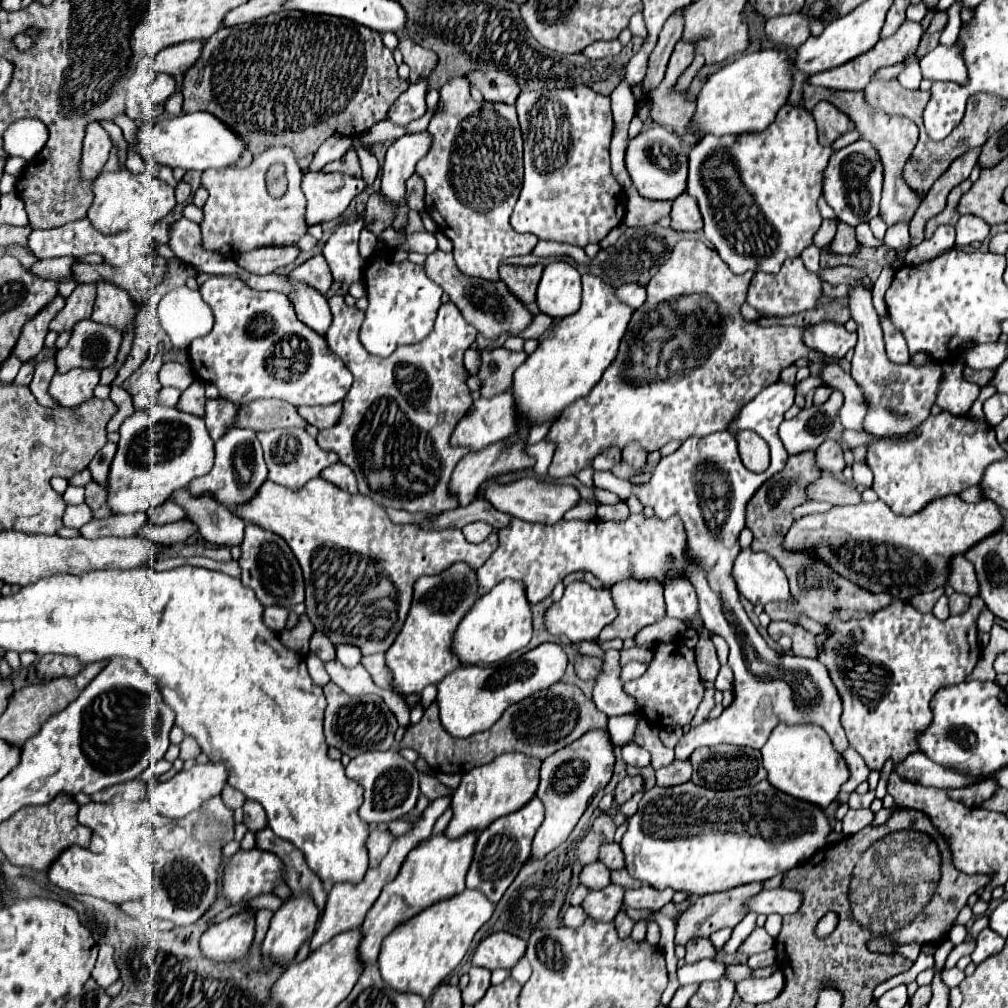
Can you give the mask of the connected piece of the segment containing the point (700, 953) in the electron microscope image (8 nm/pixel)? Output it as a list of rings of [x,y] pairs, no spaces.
[[[693,938],[693,940],[687,942],[685,962],[687,964],[693,964],[693,962],[699,962],[703,958],[715,958],[715,954],[717,954],[717,950],[709,942],[709,938]]]

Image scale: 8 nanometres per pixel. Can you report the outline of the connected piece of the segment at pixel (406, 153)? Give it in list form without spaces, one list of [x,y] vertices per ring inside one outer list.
[[[417,132],[401,136],[387,150],[379,194],[395,210],[395,220],[391,226],[397,231],[402,231],[407,226],[409,214],[405,180],[415,172],[415,164],[419,162],[421,156],[427,154],[429,146],[431,146],[429,134]]]

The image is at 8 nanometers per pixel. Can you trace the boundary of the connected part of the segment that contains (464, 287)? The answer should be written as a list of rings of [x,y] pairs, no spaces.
[[[435,250],[433,254],[429,254],[427,264],[425,264],[425,272],[429,274],[429,278],[433,282],[437,282],[449,294],[451,302],[459,308],[463,318],[489,340],[499,338],[505,332],[521,332],[533,320],[529,310],[507,290],[507,286],[501,280],[499,282],[487,282],[483,278],[471,278],[471,276],[463,274],[457,268],[451,252]]]

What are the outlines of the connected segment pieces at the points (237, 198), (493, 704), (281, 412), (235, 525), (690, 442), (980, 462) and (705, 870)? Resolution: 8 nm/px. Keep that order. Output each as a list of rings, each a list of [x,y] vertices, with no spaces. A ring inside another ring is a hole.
[[[269,148],[255,156],[247,168],[205,170],[201,186],[209,192],[209,200],[203,208],[205,220],[201,224],[205,250],[237,258],[243,252],[263,246],[287,246],[307,232],[303,220],[305,196],[301,190],[301,170],[289,148]],[[275,162],[285,164],[285,178],[289,180],[289,190],[283,198],[269,196],[265,186],[265,172]]]
[[[551,642],[541,644],[519,658],[495,662],[493,666],[459,666],[451,674],[447,674],[447,678],[437,682],[435,702],[439,706],[441,726],[453,738],[469,738],[471,734],[483,732],[501,718],[507,706],[559,682],[565,672],[565,666],[565,652]]]
[[[255,400],[237,408],[237,418],[231,428],[249,428],[253,432],[267,432],[275,428],[299,426],[305,428],[305,420],[297,414],[295,406],[283,400]]]
[[[187,488],[175,491],[170,498],[175,500],[186,512],[186,518],[195,523],[198,527],[198,532],[209,542],[215,546],[239,546],[243,542],[243,528],[245,522],[235,516],[229,508],[225,508],[223,504],[217,504],[215,498],[207,498],[205,494],[200,497],[193,497],[189,494]]]
[[[775,382],[773,386],[765,388],[755,400],[743,406],[739,418],[733,420],[733,428],[755,430],[769,444],[771,466],[763,474],[749,472],[745,466],[741,466],[739,454],[737,454],[737,442],[731,430],[715,432],[709,436],[687,438],[675,454],[661,458],[661,462],[653,472],[651,482],[645,486],[631,486],[627,480],[619,480],[611,472],[593,474],[595,488],[609,490],[617,494],[621,500],[627,500],[631,492],[635,492],[645,506],[651,506],[655,510],[659,518],[669,518],[671,514],[681,516],[687,532],[689,554],[697,562],[697,568],[695,564],[693,568],[689,568],[691,572],[689,580],[697,590],[703,622],[709,632],[723,636],[725,642],[729,644],[729,666],[735,674],[735,680],[733,680],[735,698],[719,718],[705,720],[701,726],[691,728],[687,734],[683,734],[683,738],[675,746],[675,756],[679,760],[689,760],[695,748],[717,746],[717,744],[735,744],[735,746],[749,746],[749,748],[761,750],[769,738],[769,732],[779,722],[787,722],[787,724],[811,722],[821,726],[829,734],[834,749],[840,754],[849,746],[840,722],[843,712],[842,701],[825,666],[819,660],[789,656],[789,668],[785,668],[781,654],[777,654],[767,646],[767,642],[761,638],[761,634],[749,620],[747,612],[739,602],[739,594],[731,578],[733,560],[741,550],[739,534],[745,528],[745,506],[767,478],[783,470],[789,458],[789,454],[785,452],[777,436],[777,426],[783,422],[783,414],[793,406],[793,398],[795,398],[795,386],[785,382]],[[707,462],[715,466],[727,478],[727,484],[729,484],[729,492],[723,498],[713,500],[715,504],[719,504],[715,512],[711,512],[711,506],[709,506],[711,500],[705,498],[703,484],[701,484],[703,480],[701,472],[707,468]],[[757,664],[763,668],[769,666],[771,672],[757,670]]]
[[[941,412],[937,416],[931,414],[917,430],[919,436],[915,440],[893,442],[899,440],[899,436],[879,438],[867,452],[867,464],[875,474],[873,490],[879,500],[901,516],[913,516],[937,498],[959,494],[965,488],[975,486],[981,480],[985,466],[1007,456],[995,438],[993,426],[985,420]]]
[[[767,780],[723,794],[685,782],[669,788],[655,786],[645,792],[637,814],[629,818],[621,850],[625,854],[625,868],[633,878],[653,886],[655,890],[673,888],[675,892],[705,896],[751,884],[755,880],[763,882],[773,878],[777,872],[787,872],[821,850],[827,844],[827,836],[829,818],[821,808],[775,790]]]

